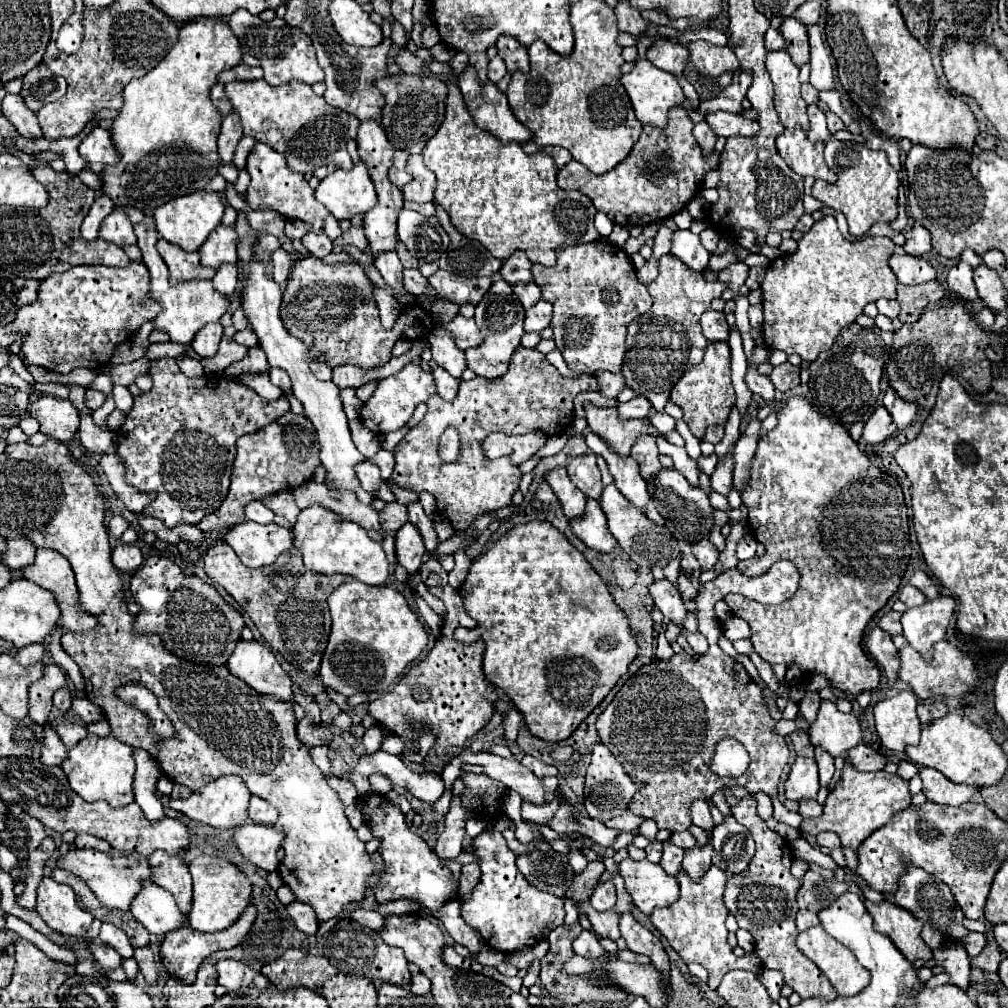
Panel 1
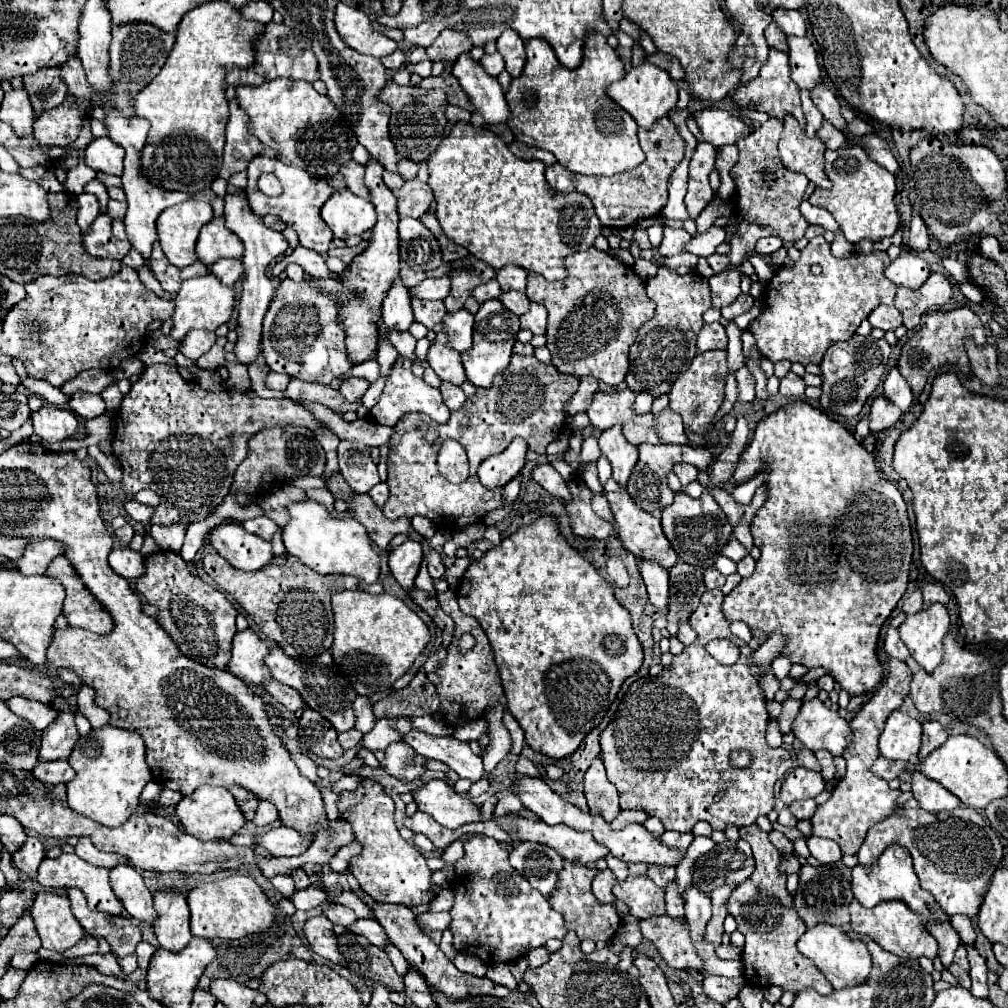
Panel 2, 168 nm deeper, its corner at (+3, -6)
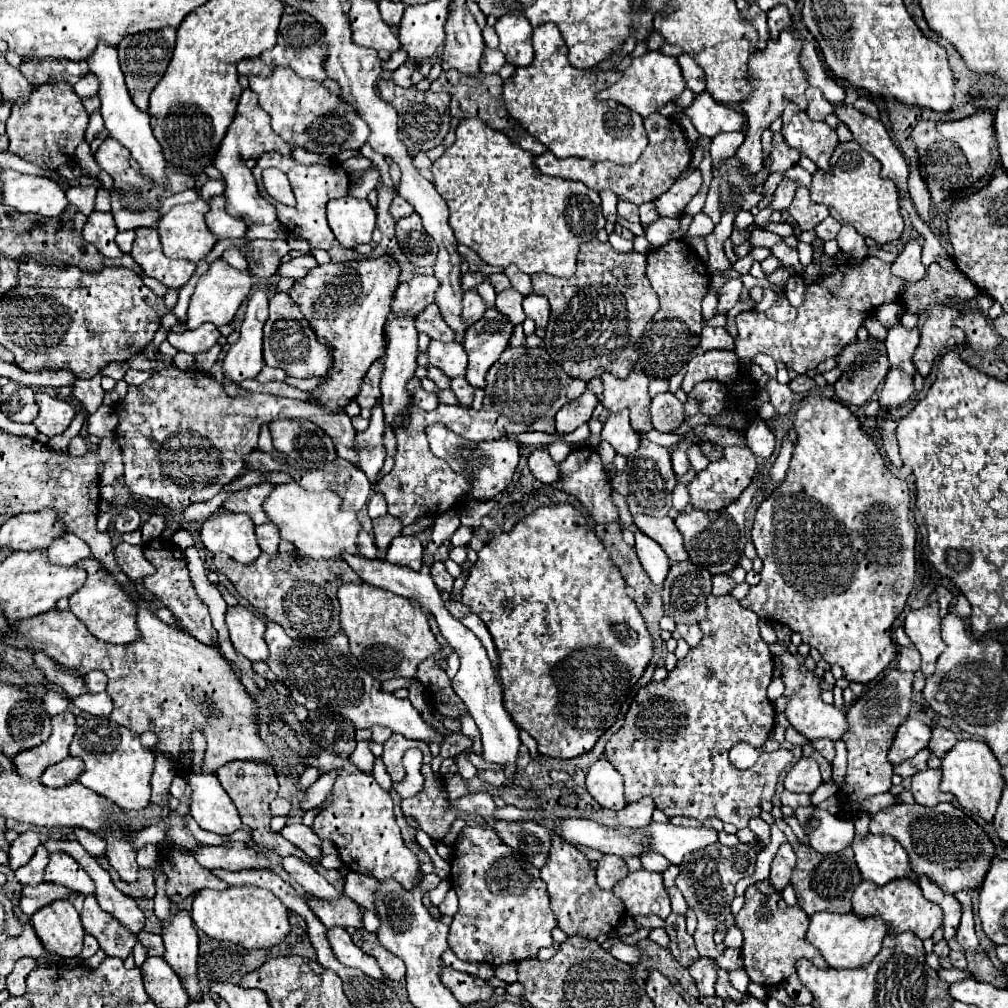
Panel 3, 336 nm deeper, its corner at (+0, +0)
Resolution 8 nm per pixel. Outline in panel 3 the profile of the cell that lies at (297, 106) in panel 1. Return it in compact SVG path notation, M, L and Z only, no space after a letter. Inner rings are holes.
M277 67L271 77L249 79L249 89L257 93L259 107L271 115L273 131L293 147L335 157L345 149L359 151L367 143L367 123L361 121L351 107L347 107L335 93L327 91L319 81L303 79L287 67Z

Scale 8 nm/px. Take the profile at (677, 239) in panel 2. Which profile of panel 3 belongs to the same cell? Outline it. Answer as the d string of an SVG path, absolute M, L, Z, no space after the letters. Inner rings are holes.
M661 217L657 221L653 221L647 229L645 229L645 237L651 245L655 247L663 247L667 245L673 235L677 233L679 229L679 219L669 219L669 217Z

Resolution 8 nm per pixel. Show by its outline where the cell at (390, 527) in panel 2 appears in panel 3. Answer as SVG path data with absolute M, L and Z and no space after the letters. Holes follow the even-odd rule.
M383 515L373 519L373 531L375 531L375 545L379 551L385 551L389 547L389 543L401 533L403 525L399 523L399 519L395 519L393 515Z

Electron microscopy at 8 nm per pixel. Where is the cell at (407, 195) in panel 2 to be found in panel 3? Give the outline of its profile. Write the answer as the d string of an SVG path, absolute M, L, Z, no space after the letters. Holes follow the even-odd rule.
M395 195L393 203L391 203L391 215L395 219L401 219L401 217L407 217L413 213L413 205L407 203L407 199L403 199L401 195Z

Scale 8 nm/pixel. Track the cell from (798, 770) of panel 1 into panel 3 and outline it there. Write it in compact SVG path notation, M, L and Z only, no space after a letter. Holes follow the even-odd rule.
M799 759L785 775L785 789L791 793L813 793L821 785L821 773L815 759Z

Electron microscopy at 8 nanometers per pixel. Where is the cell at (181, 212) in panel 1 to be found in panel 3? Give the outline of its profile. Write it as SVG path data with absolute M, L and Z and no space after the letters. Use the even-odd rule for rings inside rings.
M199 197L195 203L175 205L159 219L157 231L161 235L161 245L167 257L187 259L193 263L199 263L199 259L207 257L217 241L215 235L207 231L207 211L209 203Z

